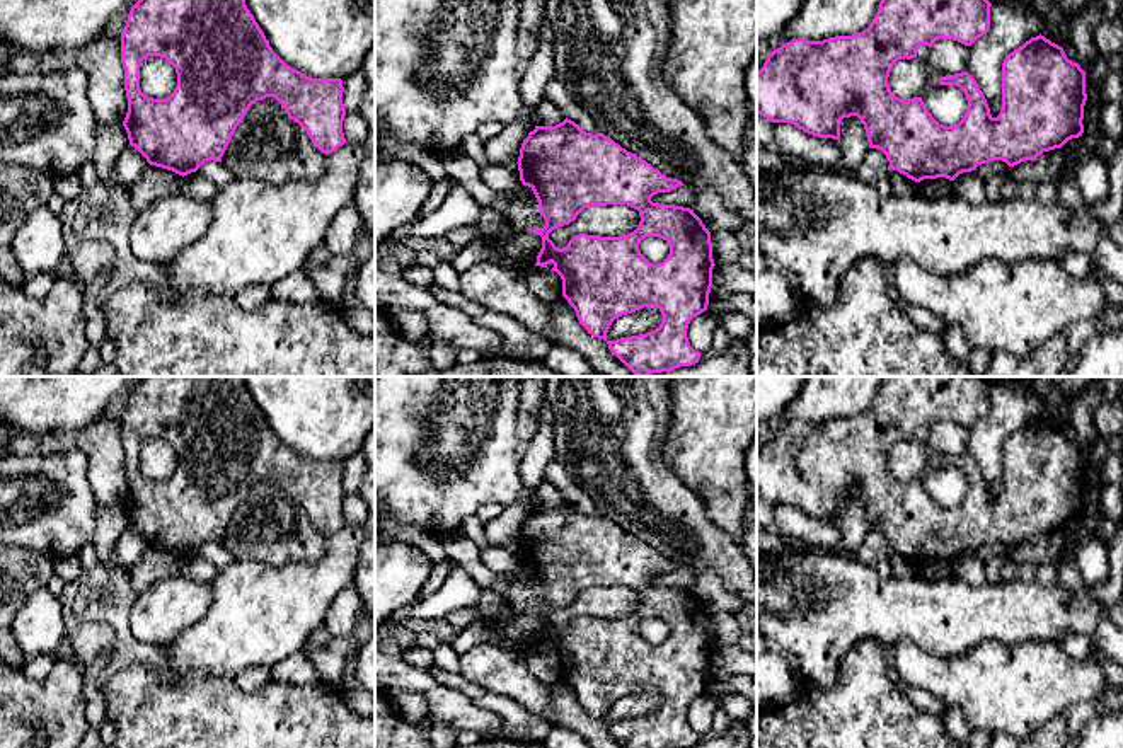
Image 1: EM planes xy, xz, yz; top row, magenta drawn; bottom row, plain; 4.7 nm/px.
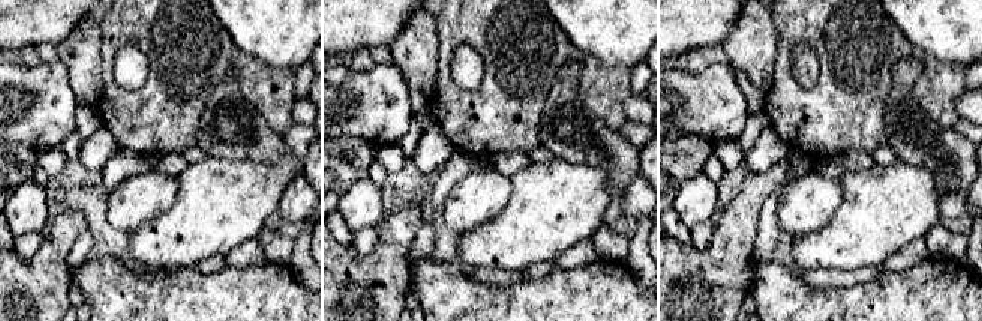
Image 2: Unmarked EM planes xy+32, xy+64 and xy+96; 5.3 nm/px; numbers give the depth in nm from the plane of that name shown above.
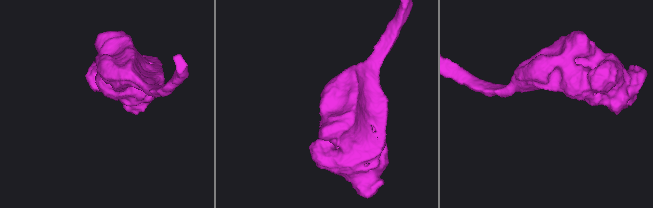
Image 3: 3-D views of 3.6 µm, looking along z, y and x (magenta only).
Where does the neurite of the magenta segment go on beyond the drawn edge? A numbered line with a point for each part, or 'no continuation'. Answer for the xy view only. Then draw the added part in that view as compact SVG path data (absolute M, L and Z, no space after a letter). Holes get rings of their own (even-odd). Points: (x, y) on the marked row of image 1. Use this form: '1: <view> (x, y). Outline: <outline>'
no continuation

